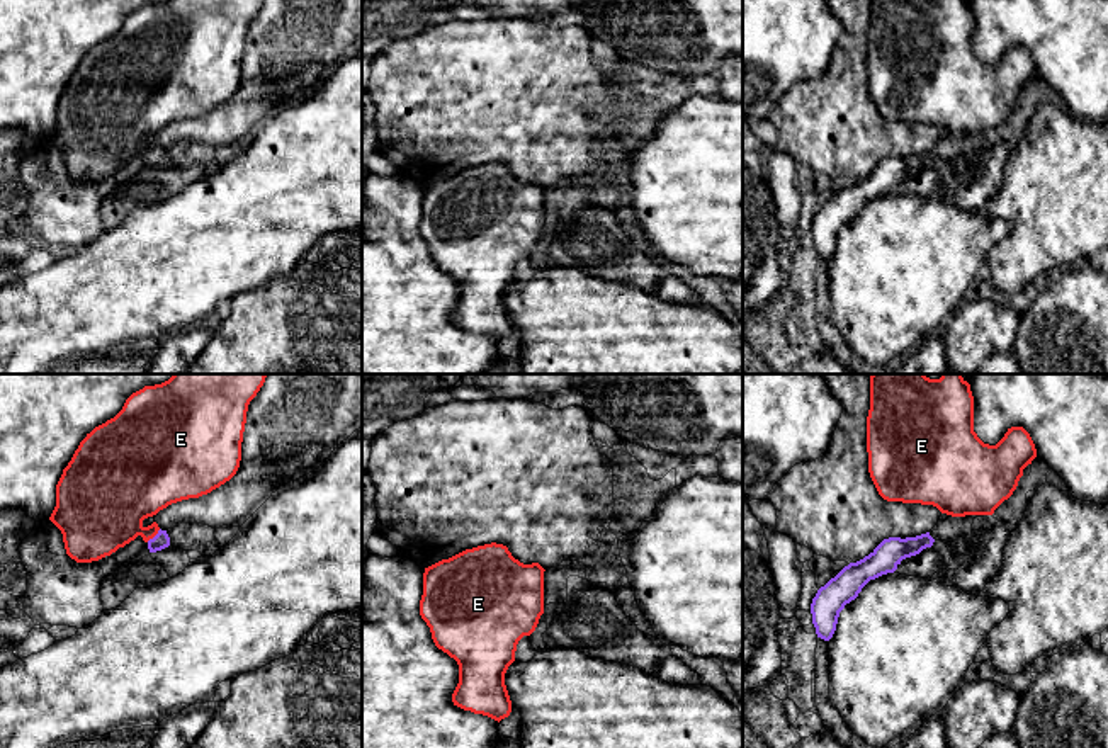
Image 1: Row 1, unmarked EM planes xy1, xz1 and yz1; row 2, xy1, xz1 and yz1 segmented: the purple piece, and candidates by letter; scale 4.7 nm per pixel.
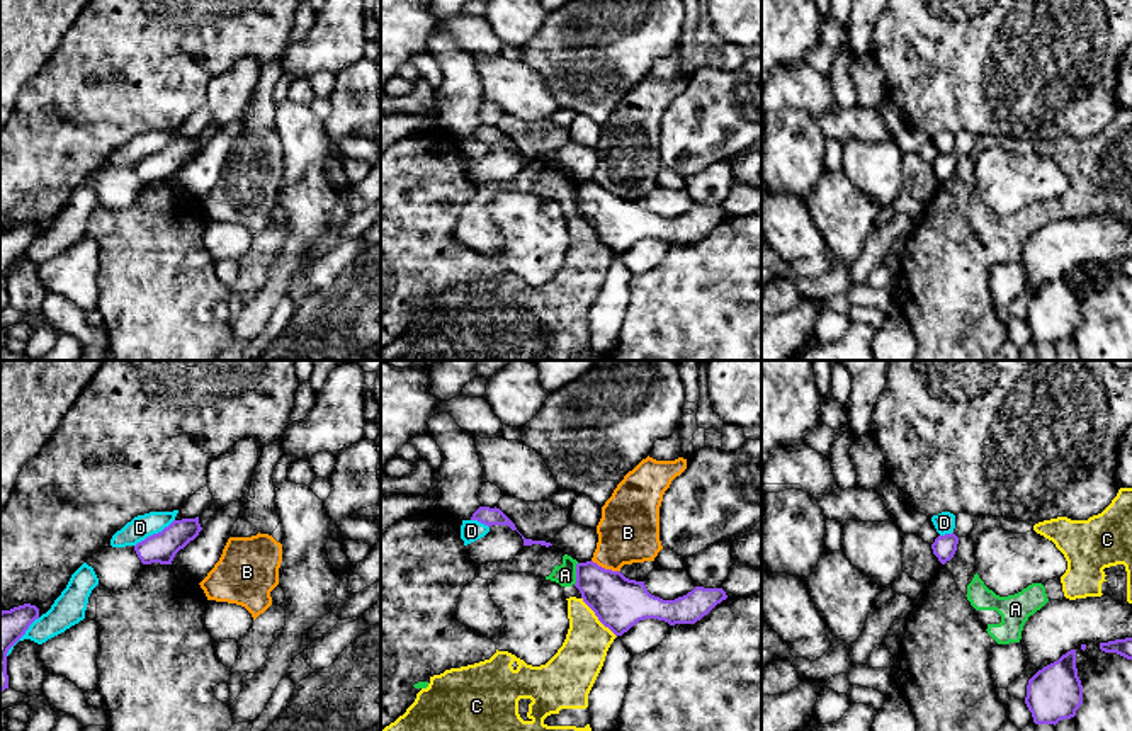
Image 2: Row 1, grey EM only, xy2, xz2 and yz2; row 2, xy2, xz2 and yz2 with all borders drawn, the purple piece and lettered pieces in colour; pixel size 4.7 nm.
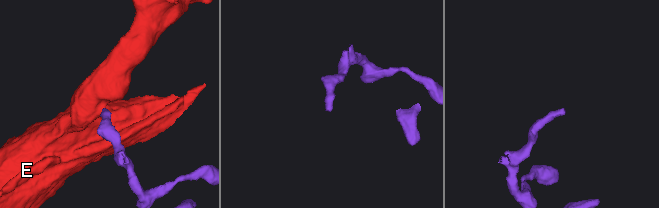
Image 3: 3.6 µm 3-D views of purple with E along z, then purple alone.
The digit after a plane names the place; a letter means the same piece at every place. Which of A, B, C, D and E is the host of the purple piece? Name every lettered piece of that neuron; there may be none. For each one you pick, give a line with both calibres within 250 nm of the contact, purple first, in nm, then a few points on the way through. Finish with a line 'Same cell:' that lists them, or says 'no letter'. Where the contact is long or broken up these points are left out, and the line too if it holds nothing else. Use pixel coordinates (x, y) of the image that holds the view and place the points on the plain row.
E: Thickness 80 nm (purple) against 340 nm. Path across: xy1 (160, 160), (155, 155), (107, 133)
Same cell: E

